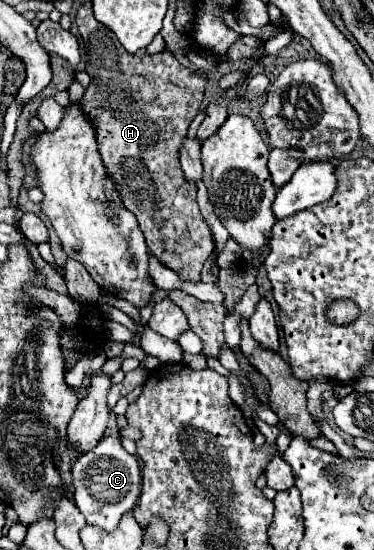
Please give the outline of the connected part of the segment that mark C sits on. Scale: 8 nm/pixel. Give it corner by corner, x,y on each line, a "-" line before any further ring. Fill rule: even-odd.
102,437
98,445
84,451
74,467
74,501
90,525
114,531
124,513
130,513
140,497
140,467
134,455
130,455
118,437

